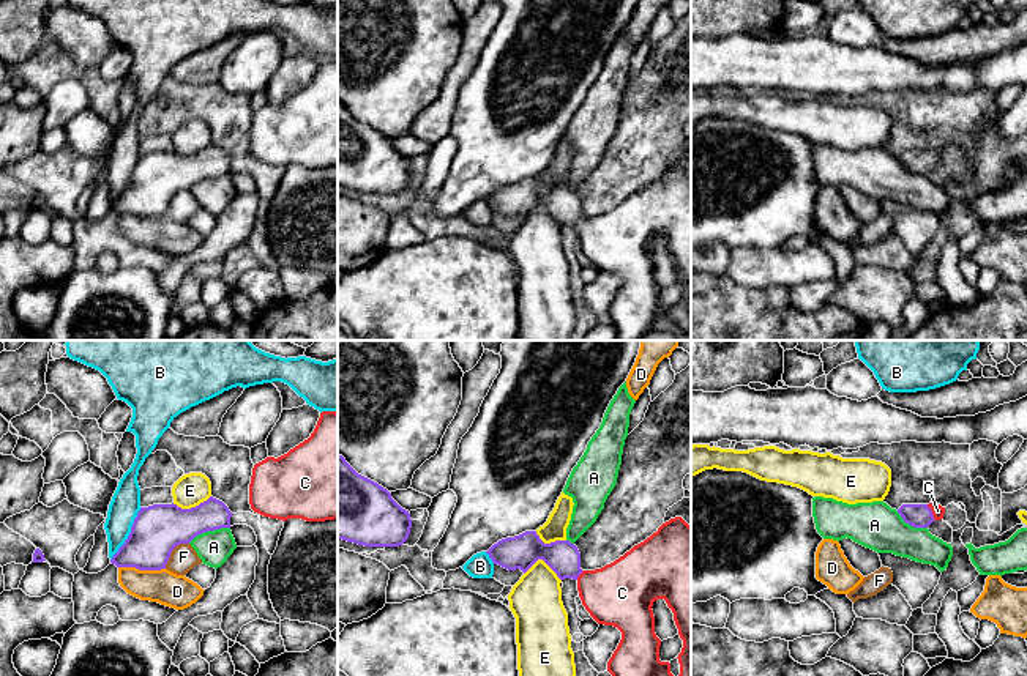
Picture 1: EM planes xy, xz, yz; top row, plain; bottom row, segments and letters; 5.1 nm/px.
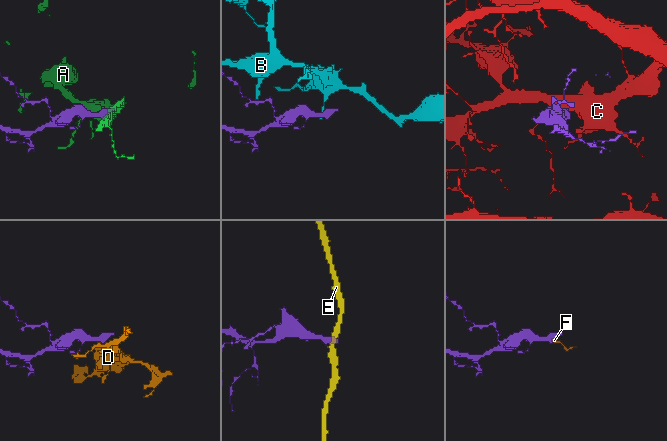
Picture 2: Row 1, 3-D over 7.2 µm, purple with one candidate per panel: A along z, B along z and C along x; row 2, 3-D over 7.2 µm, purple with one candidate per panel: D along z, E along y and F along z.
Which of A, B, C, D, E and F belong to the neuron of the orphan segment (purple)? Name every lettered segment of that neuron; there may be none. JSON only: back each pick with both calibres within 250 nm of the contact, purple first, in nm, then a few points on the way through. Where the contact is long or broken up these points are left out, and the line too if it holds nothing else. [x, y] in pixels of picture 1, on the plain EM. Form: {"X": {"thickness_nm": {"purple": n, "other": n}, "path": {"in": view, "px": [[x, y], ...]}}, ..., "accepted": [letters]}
{"C": {"thickness_nm": {"purple": 130, "other": 60}, "path": {"in": "yz", "px": [[918, 163], [931, 159], [937, 158]]}}, "accepted": ["C"]}

